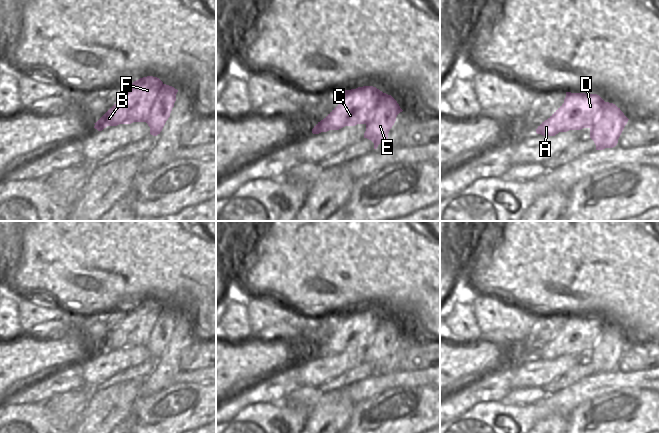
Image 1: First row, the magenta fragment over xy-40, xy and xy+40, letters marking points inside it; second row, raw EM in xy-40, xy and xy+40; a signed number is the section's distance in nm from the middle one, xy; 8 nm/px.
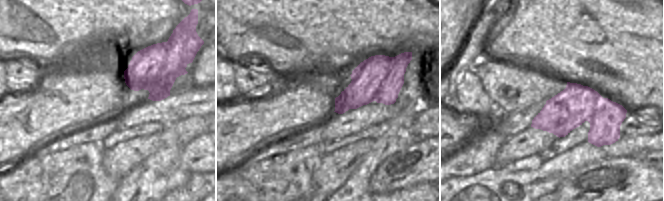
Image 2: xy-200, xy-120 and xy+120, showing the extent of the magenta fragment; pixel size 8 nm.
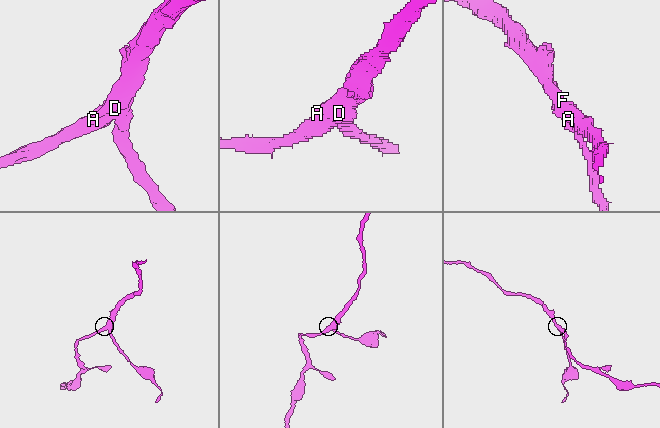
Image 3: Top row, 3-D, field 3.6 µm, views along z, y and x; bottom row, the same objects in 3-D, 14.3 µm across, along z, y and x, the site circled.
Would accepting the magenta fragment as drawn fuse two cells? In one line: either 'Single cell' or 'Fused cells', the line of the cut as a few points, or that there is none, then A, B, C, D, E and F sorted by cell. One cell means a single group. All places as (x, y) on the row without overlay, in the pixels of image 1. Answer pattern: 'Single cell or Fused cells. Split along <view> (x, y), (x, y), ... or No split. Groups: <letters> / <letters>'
Fused cells. Split along xy-40 (170, 327), (157, 322), (145, 345). Groups: A B C D F / E

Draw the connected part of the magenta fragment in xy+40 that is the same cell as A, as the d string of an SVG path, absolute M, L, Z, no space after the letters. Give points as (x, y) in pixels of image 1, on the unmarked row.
M566 316L564 327L536 353L537 358L555 360L559 356L591 352L604 333L605 325L597 318Z

